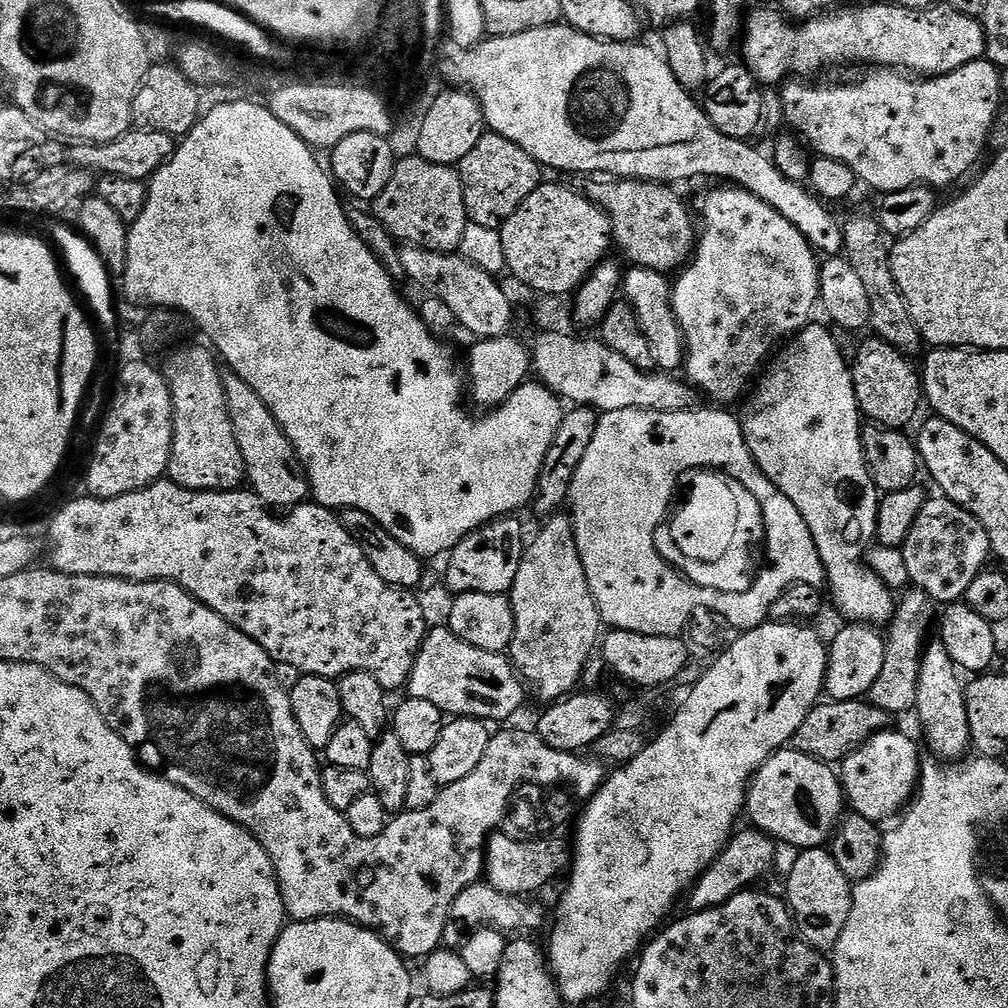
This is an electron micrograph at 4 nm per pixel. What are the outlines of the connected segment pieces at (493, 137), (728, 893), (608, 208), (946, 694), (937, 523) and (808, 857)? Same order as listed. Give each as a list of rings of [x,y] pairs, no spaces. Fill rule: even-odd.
[[[489,131],[480,139],[478,146],[466,154],[458,165],[460,181],[466,194],[466,210],[468,219],[478,226],[499,229],[501,224],[534,194],[534,190],[542,183],[542,166],[522,146],[510,142],[510,138],[502,138],[494,131]]]
[[[751,826],[745,827],[745,832],[737,831],[728,841],[719,858],[704,872],[700,873],[695,884],[692,885],[686,896],[689,909],[692,912],[701,912],[707,908],[720,908],[738,892],[751,889],[755,880],[760,880],[772,868],[776,860],[777,841],[767,832],[761,832]]]
[[[588,174],[583,180],[584,197],[599,204],[608,215],[615,247],[621,248],[625,258],[632,260],[628,262],[637,268],[672,274],[683,269],[692,259],[696,251],[698,224],[690,208],[688,213],[688,208],[684,205],[683,198],[676,193],[675,187],[651,180],[609,178],[604,174]]]
[[[939,638],[933,639],[924,649],[914,712],[915,715],[920,715],[924,736],[928,739],[933,754],[936,755],[933,757],[944,762],[956,762],[967,757],[973,747],[972,727],[968,721],[964,697],[966,684],[963,679],[961,681],[960,679],[962,679],[961,673],[950,658],[943,641]]]
[[[943,494],[925,499],[918,518],[914,518],[914,526],[910,526],[910,534],[902,549],[904,568],[915,587],[921,588],[937,605],[947,606],[963,601],[970,582],[985,571],[987,560],[992,556],[990,538],[970,514],[962,506],[948,499]]]
[[[827,847],[805,848],[797,856],[800,857],[793,862],[792,873],[788,876],[788,896],[786,895],[786,903],[791,908],[796,921],[796,930],[799,939],[806,941],[812,948],[821,950],[835,949],[838,938],[850,918],[852,890],[854,887],[853,881],[848,879],[847,874],[842,870],[842,866],[838,866],[838,862]]]

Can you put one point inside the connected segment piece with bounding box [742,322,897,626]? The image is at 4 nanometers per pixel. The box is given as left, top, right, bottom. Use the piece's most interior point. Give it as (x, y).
(802, 424)

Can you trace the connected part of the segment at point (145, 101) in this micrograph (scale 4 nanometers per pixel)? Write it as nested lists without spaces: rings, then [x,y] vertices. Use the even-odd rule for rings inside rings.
[[[153,63],[148,69],[146,78],[142,78],[142,86],[134,94],[132,103],[132,122],[141,132],[157,132],[173,138],[183,138],[201,118],[201,89],[175,63]]]

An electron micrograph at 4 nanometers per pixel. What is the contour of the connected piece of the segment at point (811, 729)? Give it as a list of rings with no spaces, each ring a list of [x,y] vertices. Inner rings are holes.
[[[867,699],[834,700],[817,703],[815,708],[806,714],[806,722],[798,726],[794,747],[797,752],[805,752],[815,760],[823,760],[825,764],[835,765],[844,759],[854,748],[860,747],[874,733],[887,729],[890,714]]]

